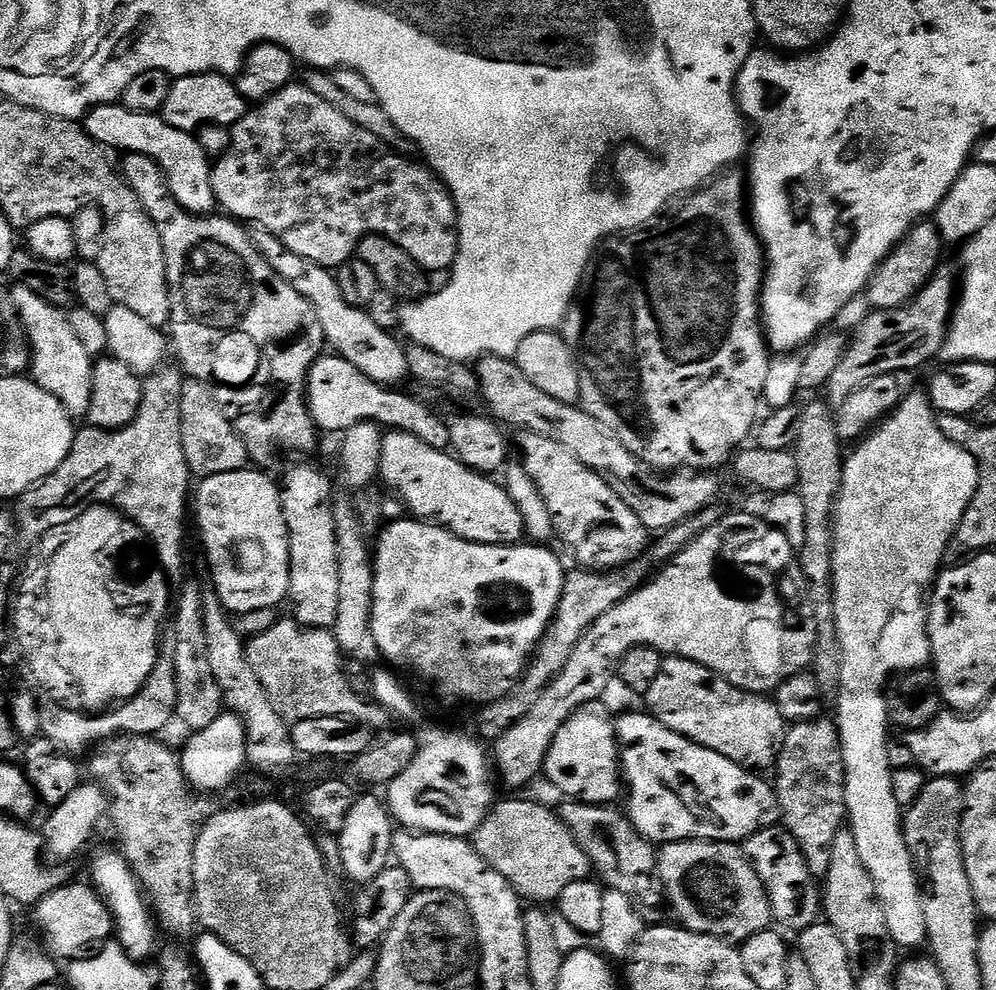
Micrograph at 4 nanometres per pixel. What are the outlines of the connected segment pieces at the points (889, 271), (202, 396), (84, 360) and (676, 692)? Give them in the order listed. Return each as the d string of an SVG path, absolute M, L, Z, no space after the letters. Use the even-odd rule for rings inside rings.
M917 222L916 225L904 235L904 239L893 248L891 254L876 268L871 282L866 289L867 303L876 310L890 310L900 308L920 293L933 276L937 275L941 267L940 251L946 247L935 223Z
M188 378L182 386L182 446L188 471L196 478L239 472L249 463L244 440L236 431L229 413L222 407L213 385L208 384Z
M19 286L11 289L12 301L20 315L20 325L28 337L30 349L30 376L38 386L42 386L73 418L87 417L92 401L92 366L94 358L78 342L74 335L74 326L70 326L67 315L53 304L47 304L34 290Z
M681 656L667 657L664 665L658 670L658 678L654 678L654 686L650 686L646 694L646 700L648 700L647 711L658 722L662 722L662 726L682 734L695 744L701 744L703 748L709 748L730 758L730 762L741 764L743 768L771 769L784 748L786 721L778 710L775 699L759 692L742 690L693 660L687 660Z

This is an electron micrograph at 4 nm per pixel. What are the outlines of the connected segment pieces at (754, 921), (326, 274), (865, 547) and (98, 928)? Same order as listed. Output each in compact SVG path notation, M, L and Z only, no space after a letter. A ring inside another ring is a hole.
M683 840L665 844L659 851L660 857L657 860L655 857L654 868L660 871L667 907L668 904L672 907L679 927L717 936L733 946L743 945L754 934L767 932L773 927L770 898L762 878L758 878L739 843Z
M257 227L251 237L262 258L270 262L272 269L286 282L290 282L290 286L294 286L294 290L298 290L298 294L310 302L310 306L314 306L314 314L318 314L318 322L322 322L327 347L335 355L352 363L367 378L383 386L400 386L404 379L409 379L405 345L400 345L393 333L382 330L382 326L378 326L378 322L374 322L365 309L350 306L350 302L342 298L342 290L329 269L294 254L294 250L286 250L282 242L278 242L278 238L274 238L274 234L265 228Z
M923 391L905 395L901 400L899 408L887 417L859 445L853 456L849 455L844 462L844 473L840 483L840 493L836 499L836 511L832 525L832 539L834 540L834 558L832 559L832 597L834 598L834 614L838 626L838 642L840 643L840 690L835 697L836 716L834 723L840 732L840 749L844 759L844 806L846 809L846 820L850 830L854 834L854 843L858 846L858 854L862 857L862 863L866 870L870 870L870 878L874 878L874 890L878 890L878 902L882 902L882 914L886 914L886 926L890 926L892 941L901 949L925 947L928 935L926 934L926 914L922 914L922 898L920 897L920 879L916 876L916 868L912 865L912 855L906 846L904 837L904 826L902 823L902 805L898 798L894 798L894 782L892 781L892 757L890 755L890 743L888 744L888 732L890 733L890 721L888 719L888 697L886 689L893 678L901 674L907 674L923 669L932 659L932 647L928 637L928 610L926 597L945 563L944 551L948 544L953 543L958 526L978 490L980 481L980 468L976 460L964 448L958 447L946 434L942 434L937 413L934 411L927 395Z
M68 882L54 889L49 896L42 898L40 903L35 905L34 912L36 924L40 927L39 935L47 951L61 961L64 959L64 962L77 959L81 955L80 948L88 948L91 944L103 945L114 932L112 911L104 905L100 893L88 882L84 884Z

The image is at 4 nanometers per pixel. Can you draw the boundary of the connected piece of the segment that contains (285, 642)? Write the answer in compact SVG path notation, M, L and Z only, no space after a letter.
M280 618L266 634L251 637L246 647L248 661L254 666L254 674L258 674L258 682L262 682L262 690L266 690L274 710L286 721L343 716L345 720L368 724L386 716L379 704L364 704L365 697L350 688L344 676L340 644L331 631L306 628L294 618Z

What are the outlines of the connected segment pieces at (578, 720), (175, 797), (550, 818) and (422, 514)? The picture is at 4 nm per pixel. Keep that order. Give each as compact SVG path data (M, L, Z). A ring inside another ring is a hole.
M595 700L582 706L558 730L550 750L546 754L543 775L560 792L565 792L565 797L581 804L598 804L612 806L622 796L622 769L620 767L620 742L616 738L616 720L604 702Z
M127 734L104 741L99 745L96 754L88 764L89 770L92 771L91 779L108 793L110 824L112 820L117 834L120 835L119 847L140 887L144 889L159 931L168 936L191 937L198 928L194 906L194 846L198 820L196 824L196 816L192 813L192 800L188 797L190 785L184 776L181 757L159 738Z
M504 800L501 804L499 801L482 826L478 826L474 843L480 857L494 866L525 901L559 901L562 890L566 890L570 882L589 879L593 871L588 855L559 815L532 800Z
M392 430L385 435L379 479L385 489L393 488L404 499L404 504L412 511L409 513L413 517L448 528L455 536L461 536L464 540L479 544L514 544L525 539L524 519L505 488L497 481L495 484L492 481L495 479L467 468L455 455L434 449L410 433Z

